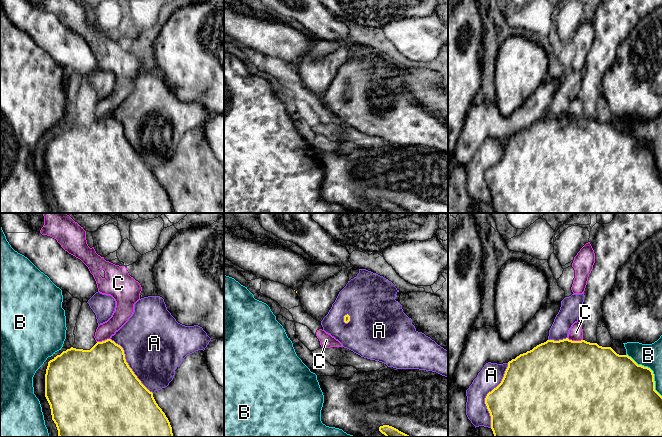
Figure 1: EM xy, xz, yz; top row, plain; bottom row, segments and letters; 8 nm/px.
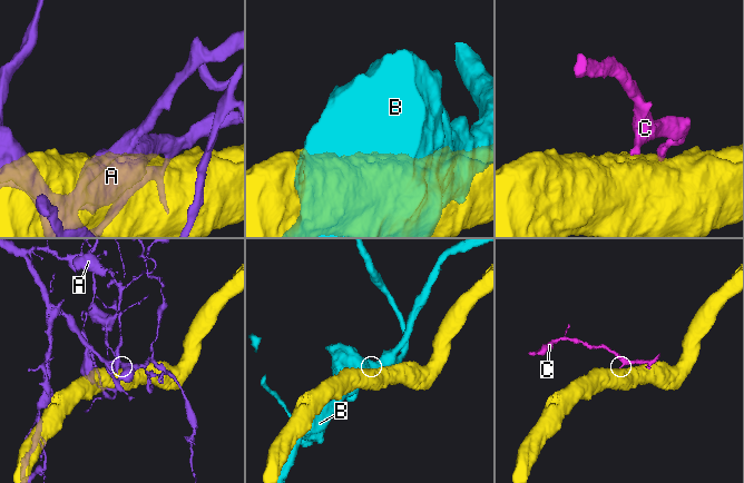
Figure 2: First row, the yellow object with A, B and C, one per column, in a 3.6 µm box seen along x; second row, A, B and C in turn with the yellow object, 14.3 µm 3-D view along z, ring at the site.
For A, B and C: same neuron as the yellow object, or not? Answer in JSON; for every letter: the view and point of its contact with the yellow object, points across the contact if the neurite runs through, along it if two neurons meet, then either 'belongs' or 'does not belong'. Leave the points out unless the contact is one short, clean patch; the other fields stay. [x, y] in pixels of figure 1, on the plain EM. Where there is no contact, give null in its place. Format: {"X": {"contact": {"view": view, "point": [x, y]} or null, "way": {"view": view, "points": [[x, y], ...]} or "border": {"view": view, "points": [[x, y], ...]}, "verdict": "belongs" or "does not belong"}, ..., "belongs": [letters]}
{"A": {"contact": {"view": "yz", "point": [487, 171]}, "verdict": "does not belong"}, "B": {"contact": {"view": "yz", "point": [652, 147]}, "verdict": "does not belong"}, "C": {"contact": {"view": "yz", "point": [575, 117]}, "border": {"view": "yz", "points": [[567, 114], [582, 116]]}, "verdict": "does not belong"}, "belongs": []}

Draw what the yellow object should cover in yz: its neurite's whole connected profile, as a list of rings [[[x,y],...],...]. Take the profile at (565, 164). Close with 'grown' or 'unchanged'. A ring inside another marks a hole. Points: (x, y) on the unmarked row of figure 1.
[[[547,116],[512,135],[508,138],[501,159],[487,170],[485,180],[491,192],[494,213],[662,213],[662,172],[655,166],[653,147],[638,141],[628,131],[617,130],[611,123],[585,116]]]; unchanged

